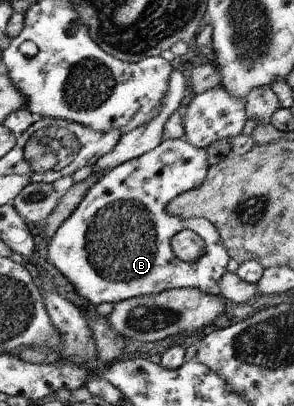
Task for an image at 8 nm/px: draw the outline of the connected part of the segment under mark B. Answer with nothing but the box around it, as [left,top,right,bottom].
[44,139,229,306]

